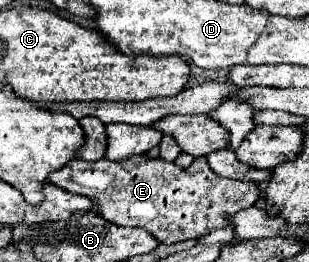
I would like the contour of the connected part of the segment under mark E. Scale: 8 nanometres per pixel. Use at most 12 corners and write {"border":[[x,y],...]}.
{"border":[[74,158],[48,182],[162,244],[224,228],[258,200],[206,158],[186,170]]}

